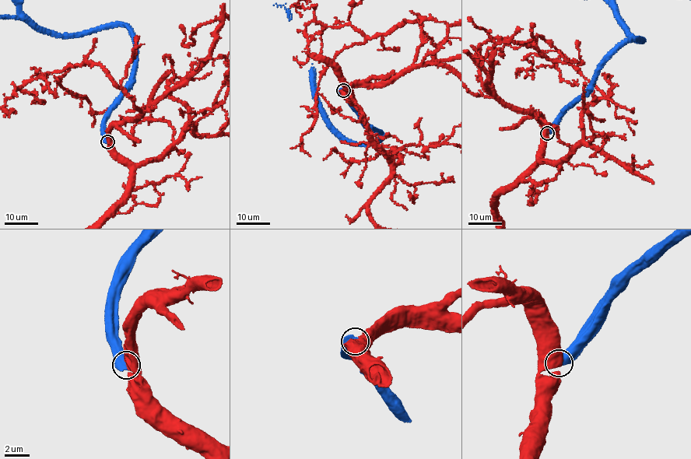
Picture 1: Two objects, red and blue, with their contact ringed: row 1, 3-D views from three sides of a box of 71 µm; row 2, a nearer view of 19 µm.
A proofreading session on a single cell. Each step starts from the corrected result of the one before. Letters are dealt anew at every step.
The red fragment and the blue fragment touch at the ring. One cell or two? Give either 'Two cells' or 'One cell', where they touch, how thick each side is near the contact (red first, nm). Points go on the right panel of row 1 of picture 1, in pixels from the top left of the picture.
Two cells. Place: (547, 133). Thickness 650 nm (red) against 700 nm

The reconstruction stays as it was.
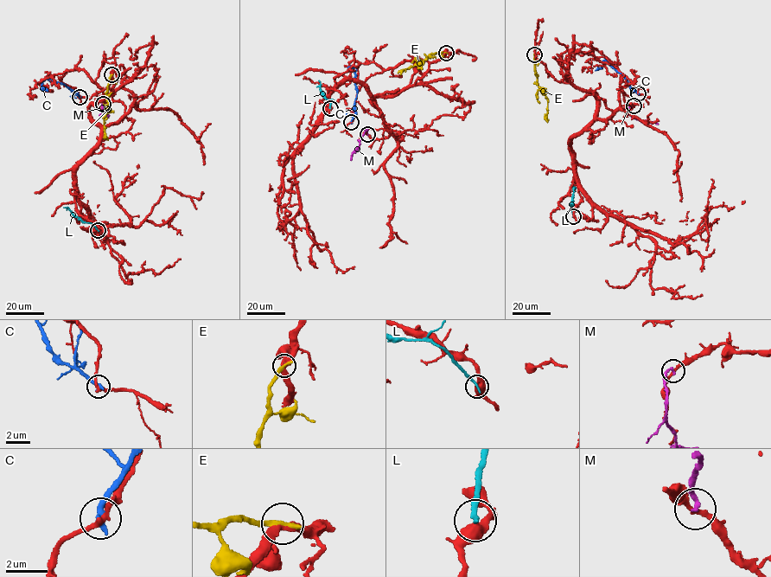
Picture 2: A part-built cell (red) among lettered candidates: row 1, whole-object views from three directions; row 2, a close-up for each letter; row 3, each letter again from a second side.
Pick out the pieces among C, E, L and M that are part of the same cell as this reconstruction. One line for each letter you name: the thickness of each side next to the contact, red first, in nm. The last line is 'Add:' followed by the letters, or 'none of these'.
Add: none of these

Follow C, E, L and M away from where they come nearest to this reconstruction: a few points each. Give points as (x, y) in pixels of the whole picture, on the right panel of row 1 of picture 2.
C: (638, 94), (606, 60), (599, 69)
E: (534, 54), (537, 83), (547, 99), (547, 122)
L: (573, 216), (570, 207), (574, 188), (570, 185)
M: (634, 105), (627, 109), (633, 118), (658, 124)

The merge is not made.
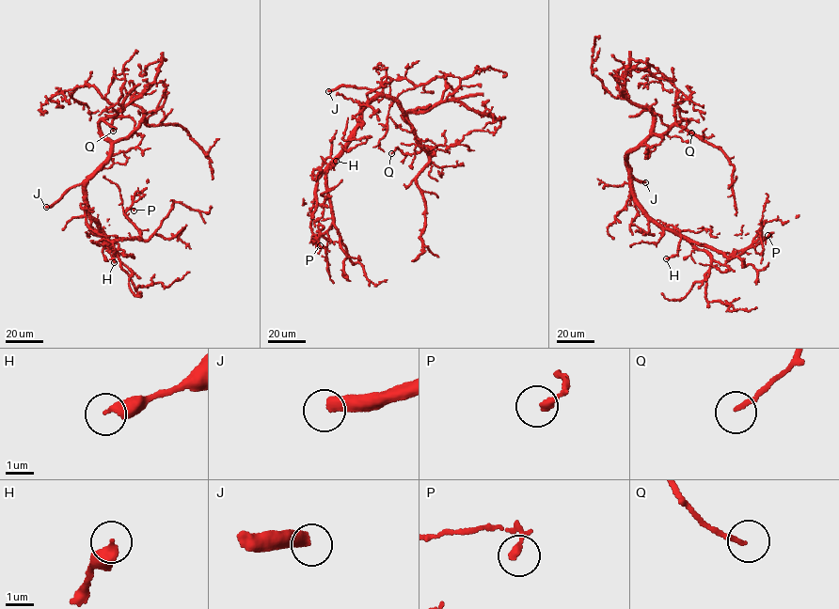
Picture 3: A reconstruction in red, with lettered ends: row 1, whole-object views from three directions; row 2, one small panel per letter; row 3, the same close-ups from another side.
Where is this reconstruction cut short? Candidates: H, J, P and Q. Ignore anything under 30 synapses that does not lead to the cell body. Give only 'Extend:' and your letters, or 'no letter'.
Extend: J

